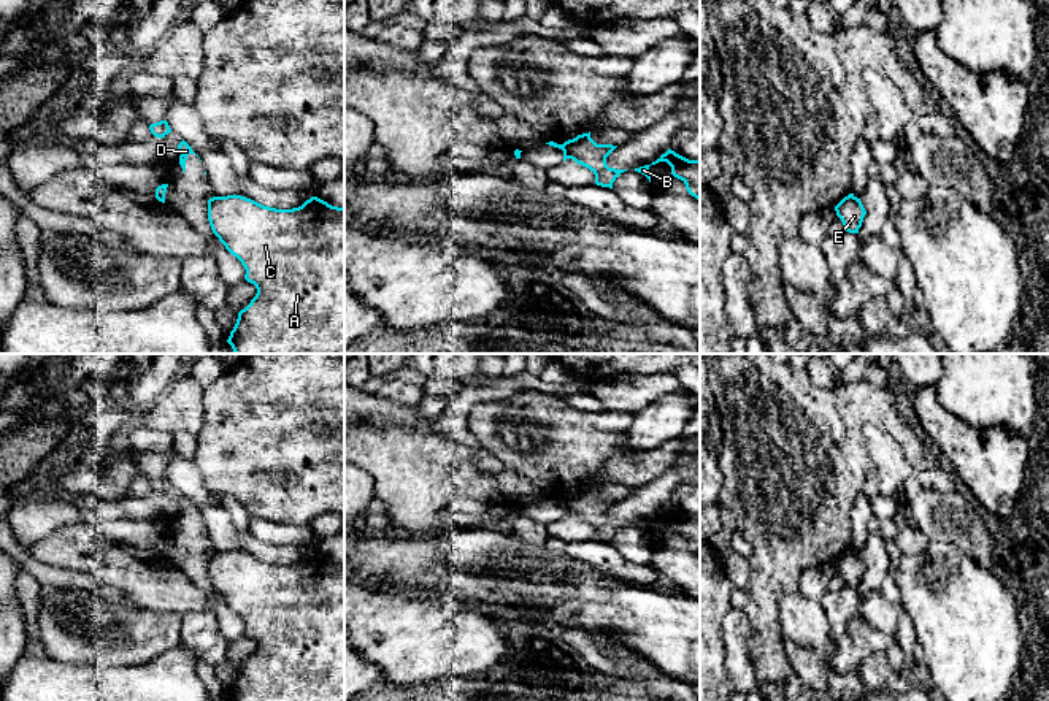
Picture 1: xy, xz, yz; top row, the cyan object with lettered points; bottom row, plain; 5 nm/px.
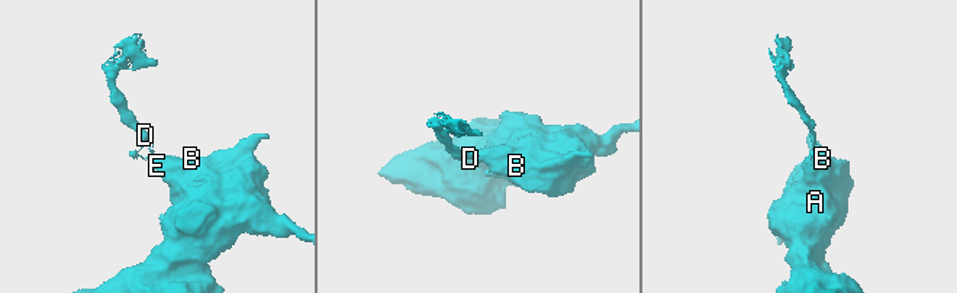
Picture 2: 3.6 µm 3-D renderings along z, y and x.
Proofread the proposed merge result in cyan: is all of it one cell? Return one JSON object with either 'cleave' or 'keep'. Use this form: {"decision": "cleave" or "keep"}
{"decision": "cleave"}

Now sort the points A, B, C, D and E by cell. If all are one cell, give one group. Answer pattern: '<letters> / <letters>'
A B C E / D

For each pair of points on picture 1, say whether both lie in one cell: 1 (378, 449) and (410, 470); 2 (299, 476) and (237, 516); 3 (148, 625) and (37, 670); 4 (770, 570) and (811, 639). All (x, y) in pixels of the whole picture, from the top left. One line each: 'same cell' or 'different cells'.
1: same cell
2: different cells
3: different cells
4: different cells

